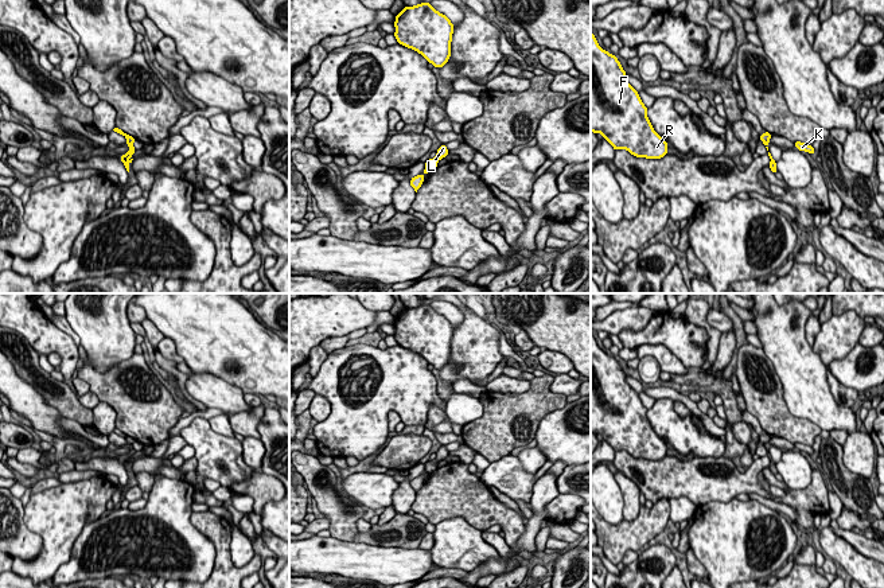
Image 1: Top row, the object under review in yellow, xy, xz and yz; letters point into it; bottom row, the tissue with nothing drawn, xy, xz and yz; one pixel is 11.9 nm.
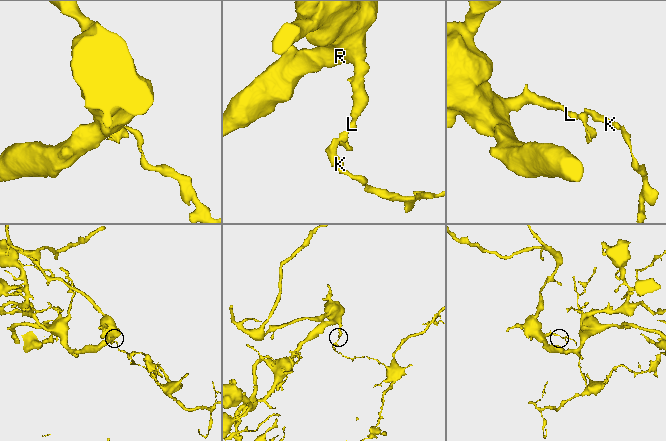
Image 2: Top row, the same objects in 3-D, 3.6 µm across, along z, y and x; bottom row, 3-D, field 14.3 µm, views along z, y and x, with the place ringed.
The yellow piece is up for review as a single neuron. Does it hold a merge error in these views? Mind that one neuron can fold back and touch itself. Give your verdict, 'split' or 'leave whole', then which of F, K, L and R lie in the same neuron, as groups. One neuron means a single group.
split; groups F L R / K

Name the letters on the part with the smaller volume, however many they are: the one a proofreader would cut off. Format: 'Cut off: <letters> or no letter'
Cut off: K

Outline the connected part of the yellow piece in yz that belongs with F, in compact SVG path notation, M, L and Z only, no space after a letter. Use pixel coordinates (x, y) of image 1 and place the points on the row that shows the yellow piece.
M591 32L591 131L600 133L615 151L627 149L636 157L661 159L669 144L653 128L638 91L627 82L616 55L603 50Z

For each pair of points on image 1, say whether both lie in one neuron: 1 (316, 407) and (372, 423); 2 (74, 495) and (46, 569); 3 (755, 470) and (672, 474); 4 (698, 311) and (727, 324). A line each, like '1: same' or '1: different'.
1: different
2: same
3: same
4: different

